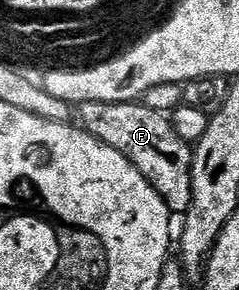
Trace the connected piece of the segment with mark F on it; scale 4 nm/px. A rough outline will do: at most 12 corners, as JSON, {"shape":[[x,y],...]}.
{"shape":[[143,101],[82,102],[79,125],[122,152],[173,215],[193,147]]}

